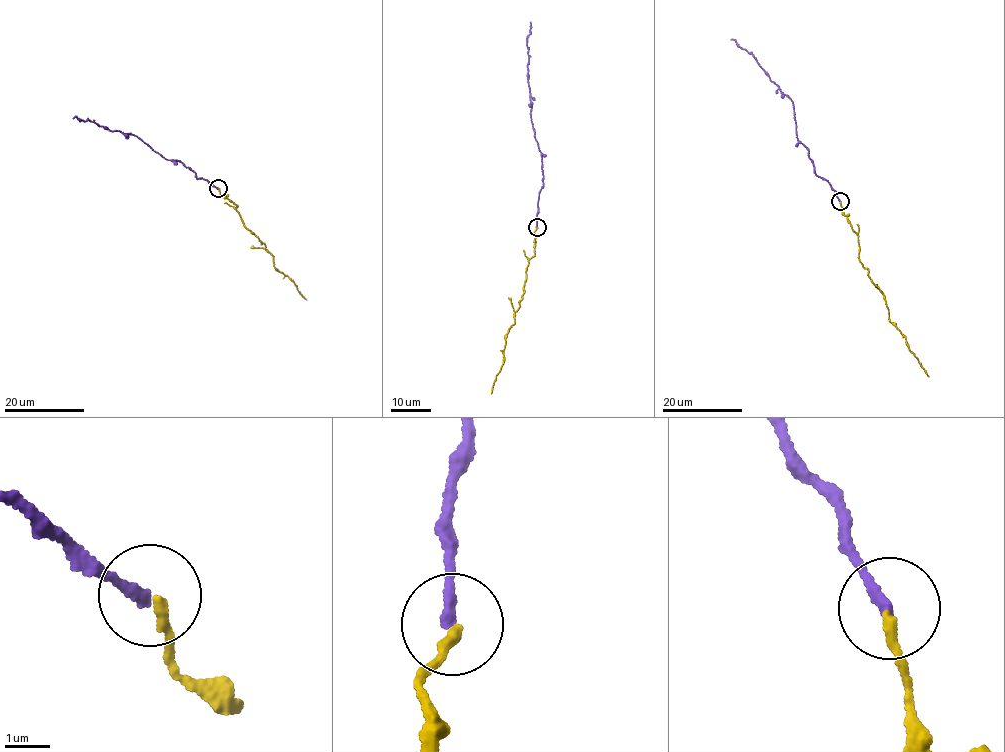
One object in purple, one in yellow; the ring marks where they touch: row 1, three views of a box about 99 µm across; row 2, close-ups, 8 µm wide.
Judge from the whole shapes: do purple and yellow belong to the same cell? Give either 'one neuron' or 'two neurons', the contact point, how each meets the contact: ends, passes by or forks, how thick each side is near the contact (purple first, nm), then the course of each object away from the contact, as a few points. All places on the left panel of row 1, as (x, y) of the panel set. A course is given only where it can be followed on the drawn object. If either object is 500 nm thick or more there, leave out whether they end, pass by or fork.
one neuron | (218, 188) | purple ends | yellow ends | 240/220 nm | purple via (218, 188), (198, 179), (180, 162), (162, 156), (135, 136), (72, 118) | yellow via (219, 188), (220, 194), (235, 205), (243, 225), (272, 255), (274, 268), (294, 283), (306, 299)

